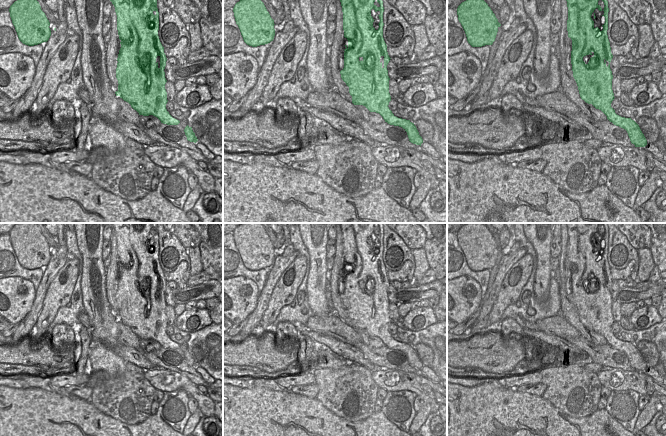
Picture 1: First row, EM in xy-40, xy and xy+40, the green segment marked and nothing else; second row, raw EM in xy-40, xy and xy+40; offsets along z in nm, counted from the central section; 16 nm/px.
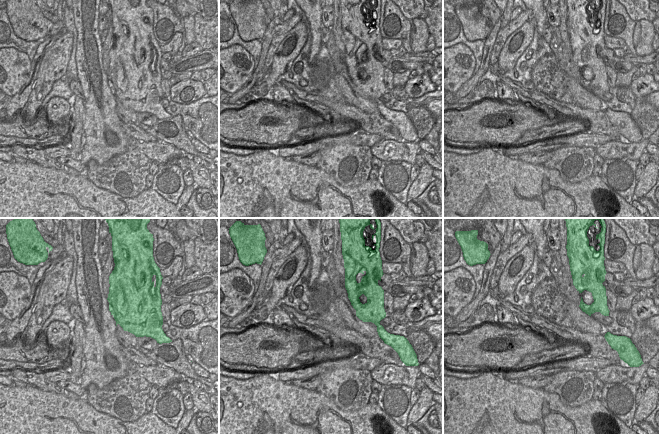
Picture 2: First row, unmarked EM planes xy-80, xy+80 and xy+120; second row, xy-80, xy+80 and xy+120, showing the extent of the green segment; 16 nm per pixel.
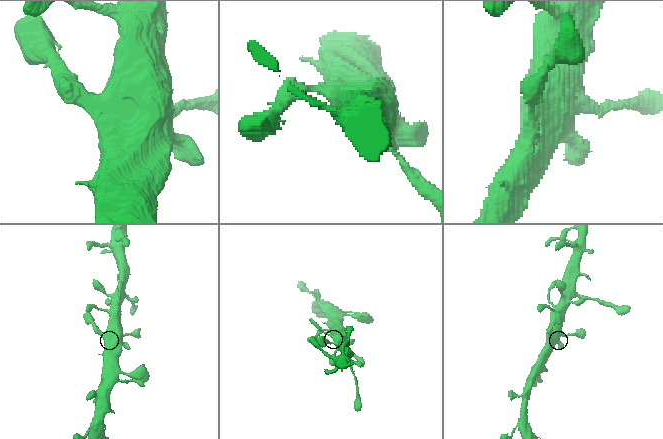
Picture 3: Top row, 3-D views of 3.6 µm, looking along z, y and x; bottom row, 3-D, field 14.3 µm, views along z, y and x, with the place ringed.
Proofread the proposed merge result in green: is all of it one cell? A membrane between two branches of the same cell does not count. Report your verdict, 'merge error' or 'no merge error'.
no merge error

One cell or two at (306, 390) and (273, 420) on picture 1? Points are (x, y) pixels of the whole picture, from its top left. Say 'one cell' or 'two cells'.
two cells

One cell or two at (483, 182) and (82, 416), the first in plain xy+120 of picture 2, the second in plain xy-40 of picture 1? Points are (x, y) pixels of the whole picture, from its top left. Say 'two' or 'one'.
one

